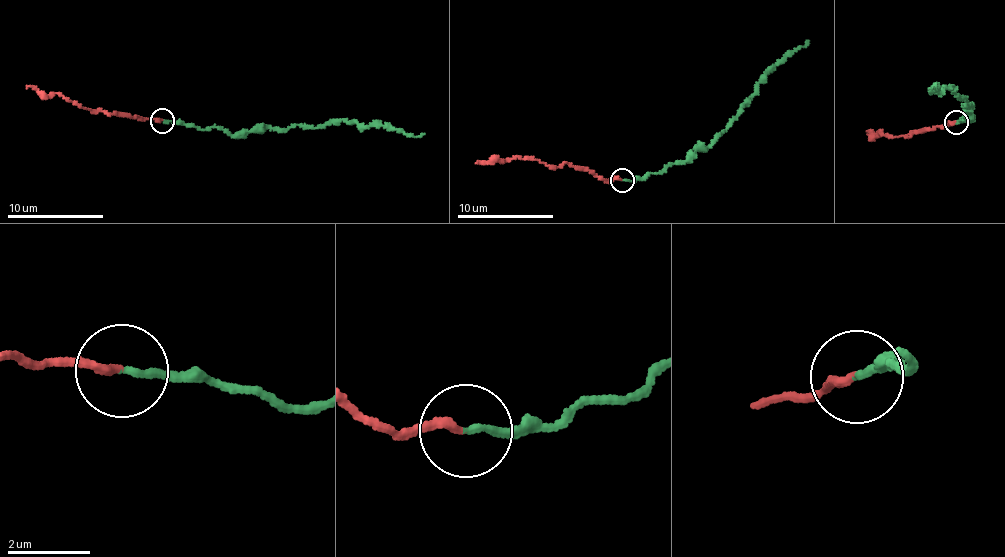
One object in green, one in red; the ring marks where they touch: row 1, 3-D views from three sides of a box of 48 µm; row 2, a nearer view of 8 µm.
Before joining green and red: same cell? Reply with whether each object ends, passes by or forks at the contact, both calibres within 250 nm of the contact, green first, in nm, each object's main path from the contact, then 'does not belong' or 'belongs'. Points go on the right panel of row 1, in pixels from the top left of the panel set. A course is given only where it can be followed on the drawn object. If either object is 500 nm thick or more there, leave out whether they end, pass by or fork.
green ends there; red ends there; 170 nm thick on the green side, 190 nm on the other; green runs (955, 121), (969, 119), (967, 115), (970, 119), (966, 97), (934, 85), (931, 93), (930, 88); red runs (955, 121), (892, 138), (880, 131), (872, 138), (868, 131), (867, 134); does not belong

